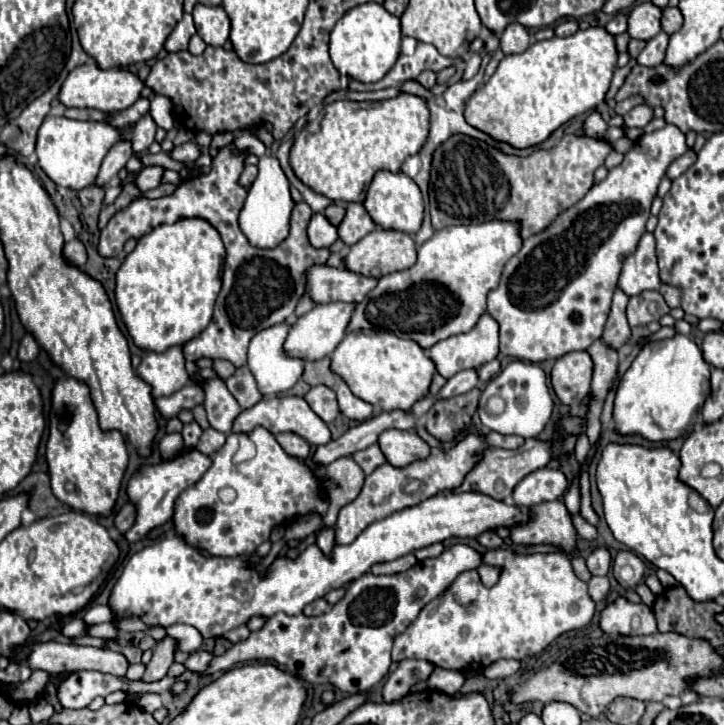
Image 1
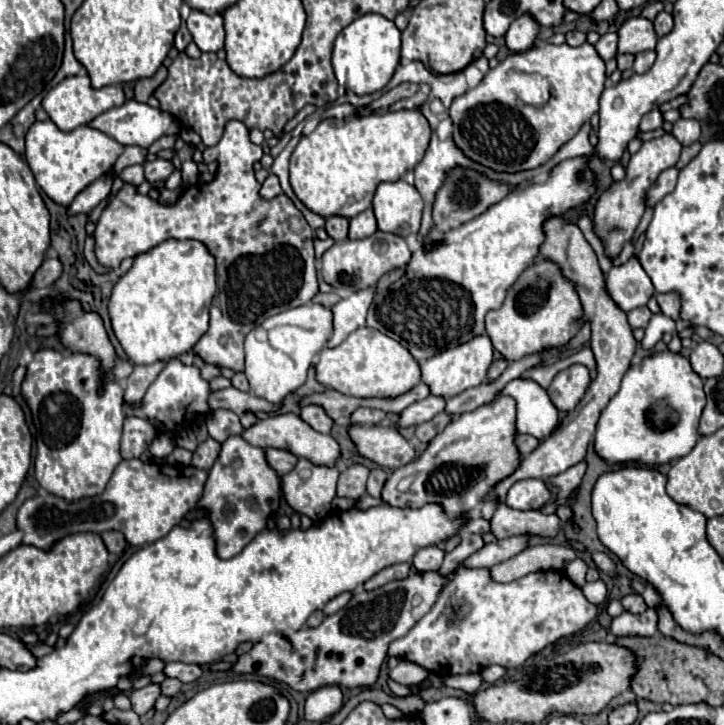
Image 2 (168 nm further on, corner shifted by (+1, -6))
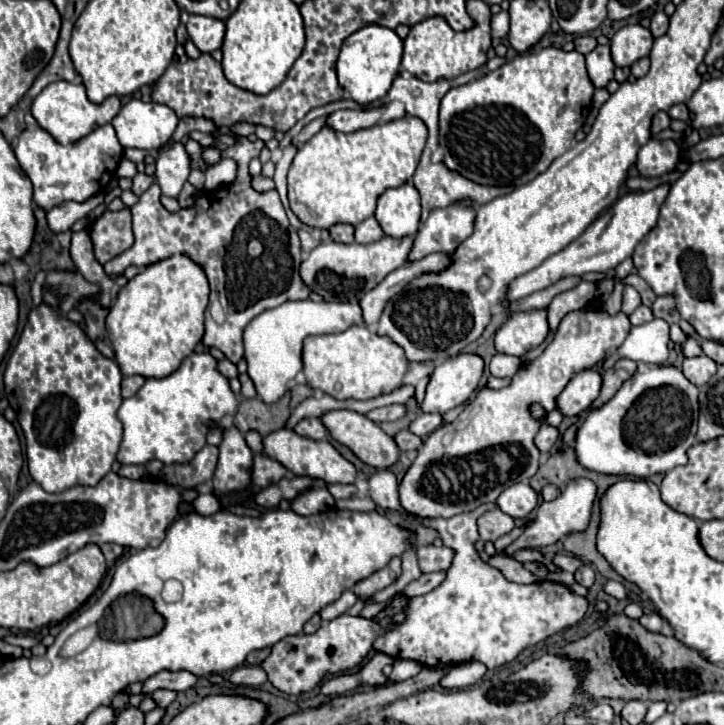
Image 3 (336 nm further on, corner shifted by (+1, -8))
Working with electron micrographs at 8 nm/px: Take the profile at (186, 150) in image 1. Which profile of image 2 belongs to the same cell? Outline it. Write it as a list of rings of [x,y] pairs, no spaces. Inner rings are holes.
[[[154,160],[154,162],[144,164],[146,182],[166,180],[166,176],[170,176],[170,172],[174,172],[174,164],[170,160]]]

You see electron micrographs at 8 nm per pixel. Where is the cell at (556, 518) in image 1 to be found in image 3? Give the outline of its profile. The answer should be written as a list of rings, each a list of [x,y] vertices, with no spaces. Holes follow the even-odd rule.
[[[500,508],[486,512],[478,518],[478,532],[482,540],[496,542],[500,536],[508,534],[514,528],[514,518],[504,514]]]

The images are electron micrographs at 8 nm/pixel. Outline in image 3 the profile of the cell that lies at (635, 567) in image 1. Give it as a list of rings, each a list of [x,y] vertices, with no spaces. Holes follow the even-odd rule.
[[[556,554],[552,560],[554,560],[554,564],[558,564],[566,572],[576,572],[580,566],[584,566],[584,562],[580,558],[566,556],[566,554]]]

